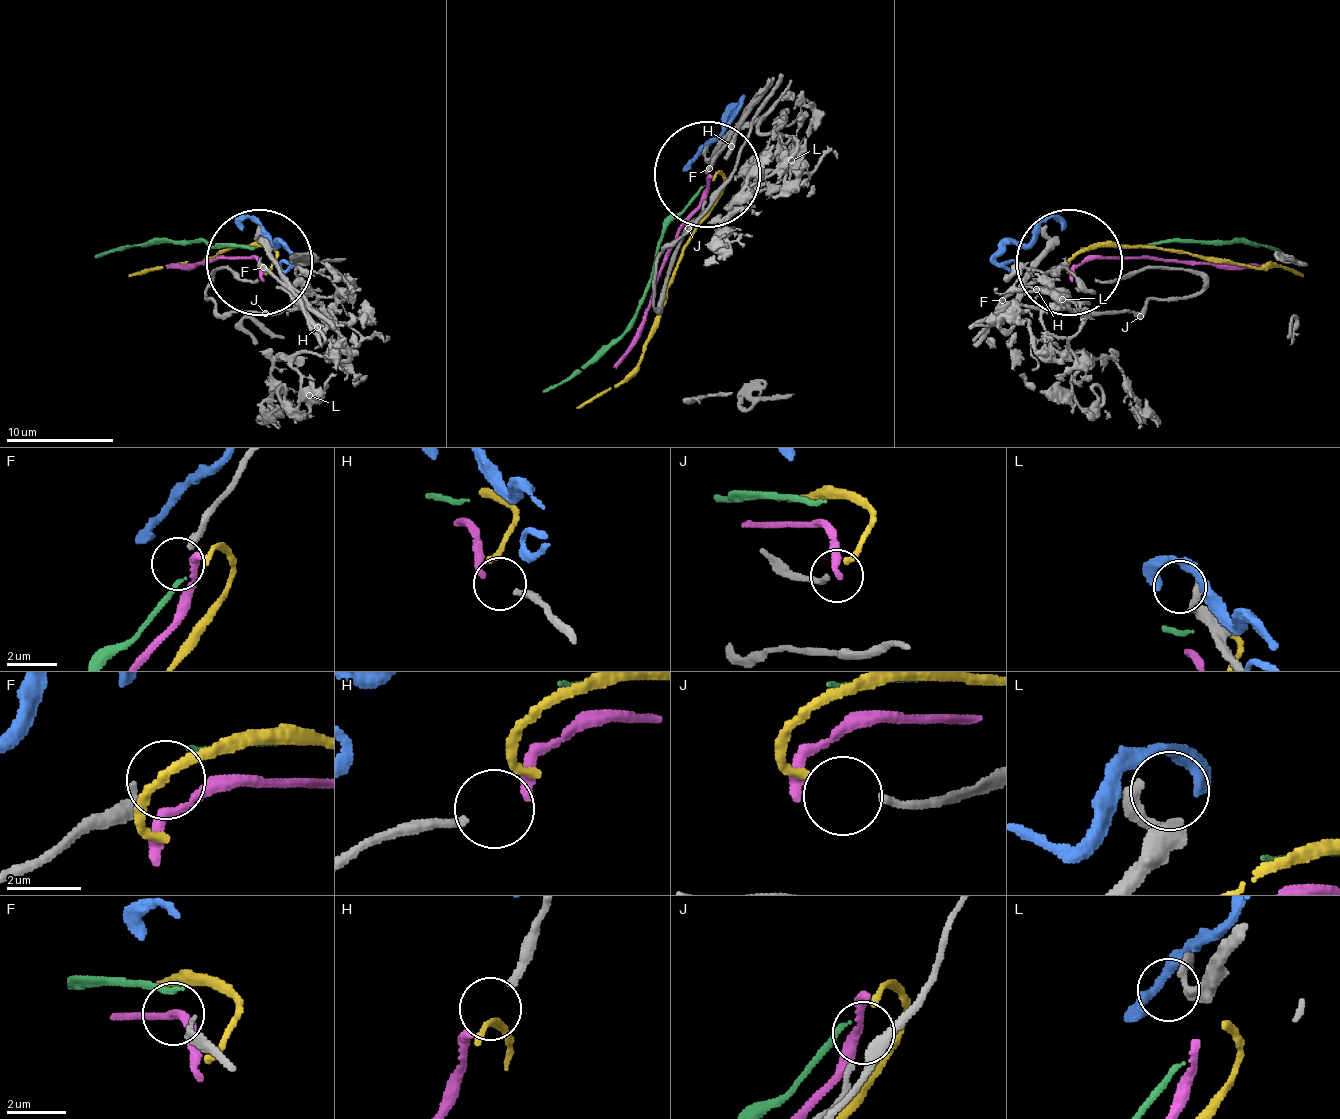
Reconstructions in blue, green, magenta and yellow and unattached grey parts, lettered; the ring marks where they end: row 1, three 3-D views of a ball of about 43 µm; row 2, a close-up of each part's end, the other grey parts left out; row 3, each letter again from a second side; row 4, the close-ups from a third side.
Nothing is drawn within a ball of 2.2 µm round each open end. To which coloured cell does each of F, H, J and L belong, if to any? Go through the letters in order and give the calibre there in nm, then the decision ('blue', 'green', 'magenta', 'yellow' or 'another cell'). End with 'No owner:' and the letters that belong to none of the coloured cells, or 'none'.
F: calibre 360 nm; another cell
H: calibre 240 nm; magenta
J: calibre 190 nm; yellow
L: calibre 360 nm; blue
No owner: F

